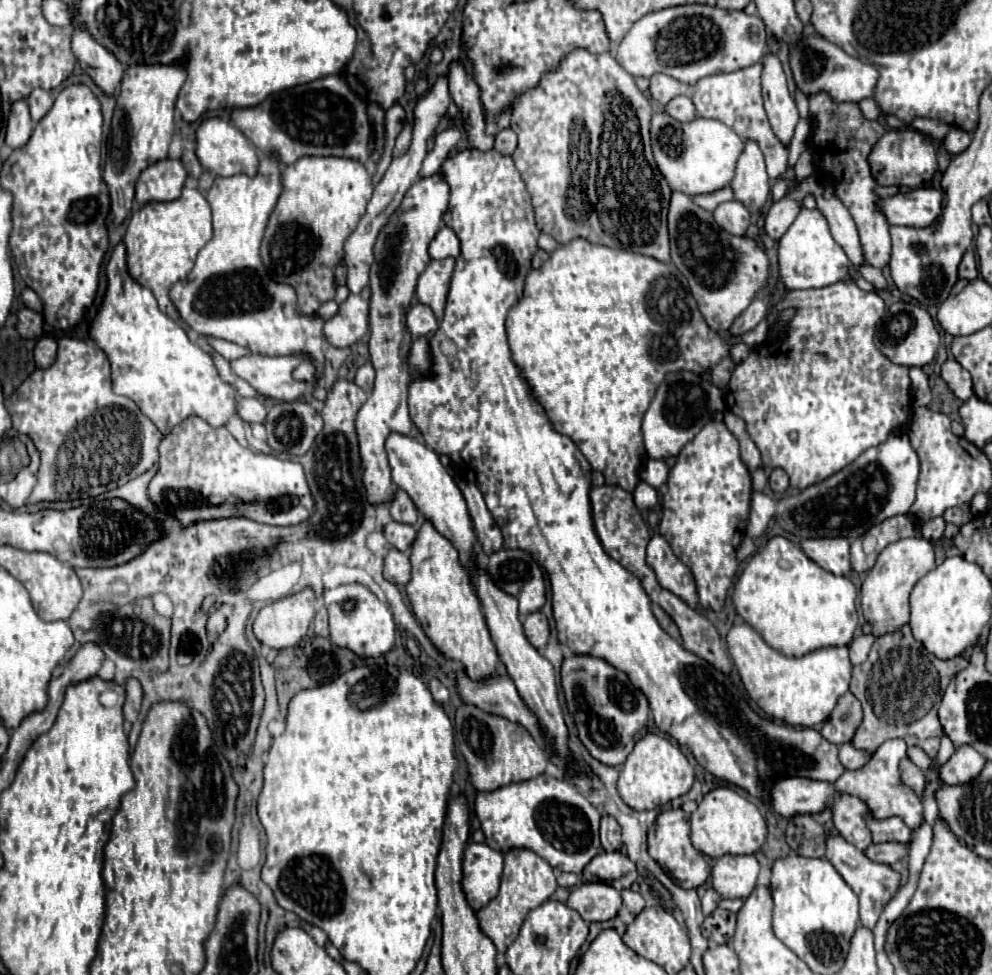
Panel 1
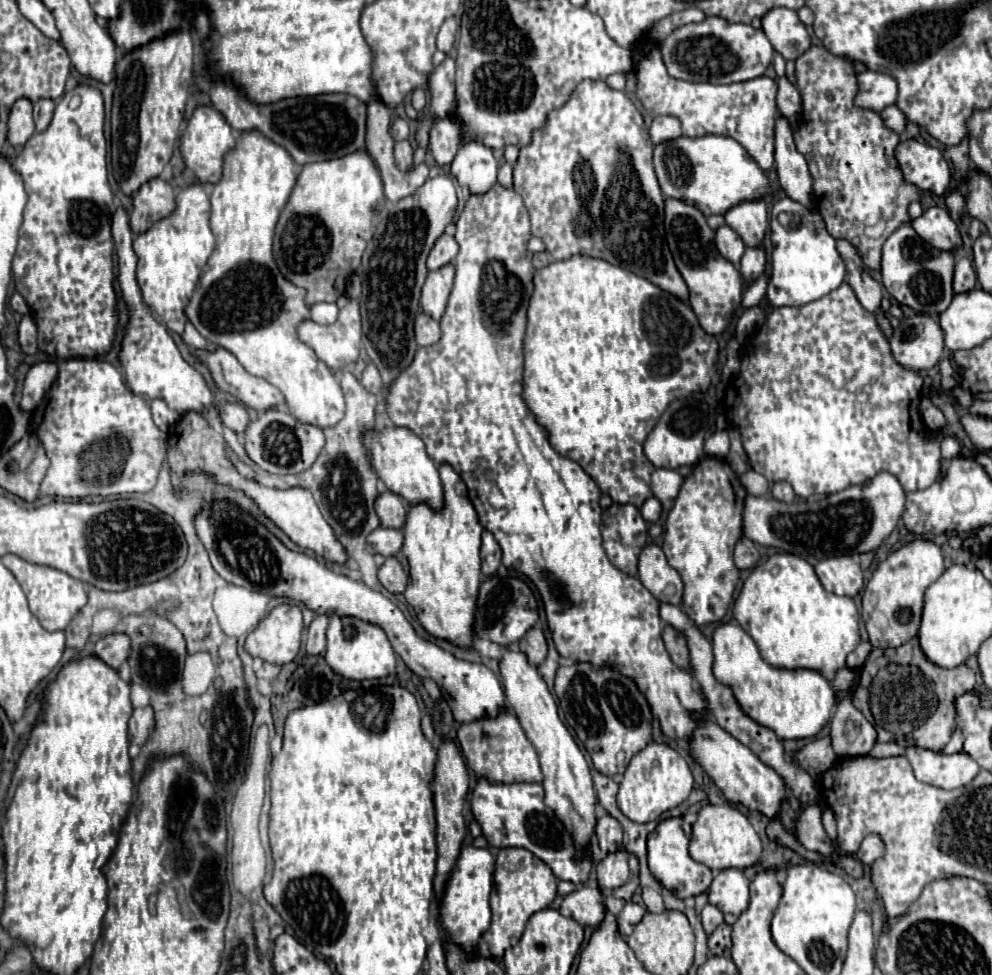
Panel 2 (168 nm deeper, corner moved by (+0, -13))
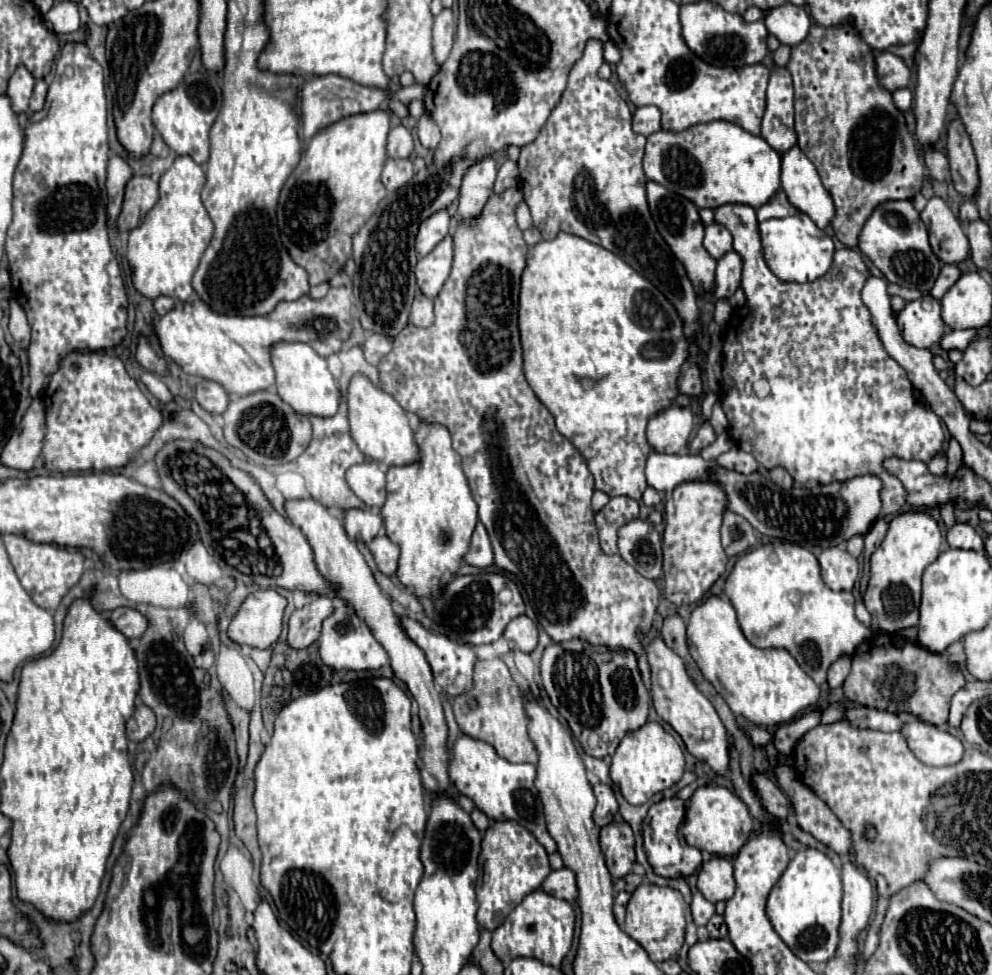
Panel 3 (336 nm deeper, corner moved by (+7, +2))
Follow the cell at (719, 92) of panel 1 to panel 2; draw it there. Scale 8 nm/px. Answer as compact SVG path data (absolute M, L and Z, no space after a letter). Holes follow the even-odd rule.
M688 8L684 12L674 12L656 24L652 24L646 34L638 40L638 44L650 44L650 50L640 50L638 46L632 50L634 72L636 72L636 96L642 102L648 116L674 116L680 120L682 136L696 138L706 134L730 136L740 142L748 154L764 168L770 170L774 166L774 124L776 124L776 82L768 76L760 76L746 82L736 84L706 84L706 82L686 82L672 78L662 60L662 42L686 22L700 22L706 14Z

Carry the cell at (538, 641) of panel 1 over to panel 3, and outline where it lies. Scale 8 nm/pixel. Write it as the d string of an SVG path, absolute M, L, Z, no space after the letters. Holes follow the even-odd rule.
M521 615L521 617L515 617L503 637L507 639L511 651L523 651L523 653L531 653L535 647L537 647L537 625L527 617L527 615Z

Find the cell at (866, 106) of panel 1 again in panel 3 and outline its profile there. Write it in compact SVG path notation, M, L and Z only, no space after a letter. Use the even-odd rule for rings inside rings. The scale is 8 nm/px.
M907 87L897 89L897 91L893 93L893 103L895 103L897 109L901 109L901 111L907 111L907 109L911 107L911 99L913 99L913 95L911 95L911 91L909 91Z

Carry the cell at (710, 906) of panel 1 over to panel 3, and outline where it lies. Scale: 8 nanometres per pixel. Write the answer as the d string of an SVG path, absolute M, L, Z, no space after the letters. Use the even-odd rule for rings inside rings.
M695 893L693 903L691 903L691 915L693 915L695 925L707 925L713 913L715 913L715 903L707 901L701 893Z

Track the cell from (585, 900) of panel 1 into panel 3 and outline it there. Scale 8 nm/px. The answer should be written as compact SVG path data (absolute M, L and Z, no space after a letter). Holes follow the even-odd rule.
M563 867L559 871L551 871L543 883L543 891L557 899L565 899L565 901L573 903L577 899L577 877L567 867Z

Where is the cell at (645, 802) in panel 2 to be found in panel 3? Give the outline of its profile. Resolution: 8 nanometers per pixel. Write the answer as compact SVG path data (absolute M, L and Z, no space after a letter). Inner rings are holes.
M645 723L641 729L627 733L611 761L611 781L619 787L621 795L631 805L647 803L655 793L675 785L683 777L685 757L675 741L659 723Z

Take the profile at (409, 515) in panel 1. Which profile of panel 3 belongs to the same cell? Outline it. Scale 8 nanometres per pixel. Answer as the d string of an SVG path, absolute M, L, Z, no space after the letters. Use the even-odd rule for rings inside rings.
M375 461L353 465L347 471L347 483L353 493L365 501L367 507L379 507L385 503L385 471Z

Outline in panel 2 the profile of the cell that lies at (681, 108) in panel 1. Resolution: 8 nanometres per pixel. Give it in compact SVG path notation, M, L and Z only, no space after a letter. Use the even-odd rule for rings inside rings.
M658 116L652 120L652 126L650 126L650 140L654 144L660 144L660 142L666 142L666 140L674 140L678 138L682 132L680 132L680 122L674 118L674 116Z

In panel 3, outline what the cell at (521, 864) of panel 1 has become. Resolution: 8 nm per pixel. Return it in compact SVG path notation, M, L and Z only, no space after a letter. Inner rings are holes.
M495 821L487 829L481 843L481 857L485 861L483 881L477 885L477 923L487 931L495 931L503 925L505 917L509 917L509 913L521 903L525 895L537 891L543 885L545 877L551 873L551 867L545 849L525 827L515 821Z

